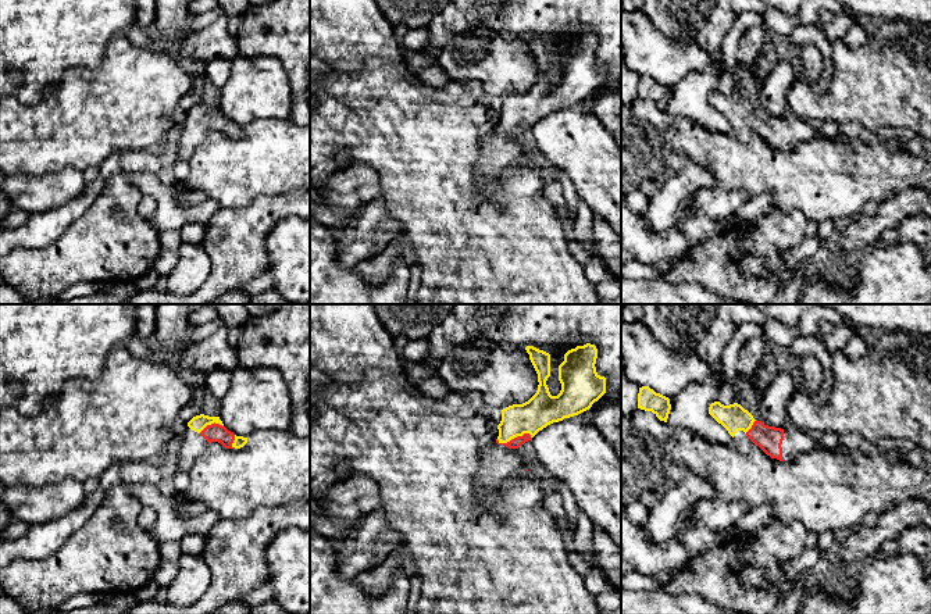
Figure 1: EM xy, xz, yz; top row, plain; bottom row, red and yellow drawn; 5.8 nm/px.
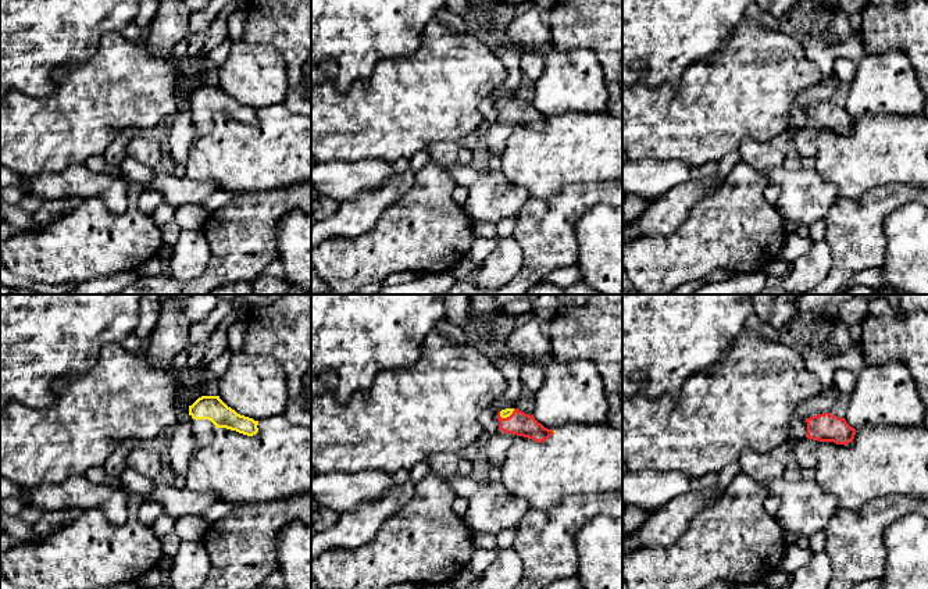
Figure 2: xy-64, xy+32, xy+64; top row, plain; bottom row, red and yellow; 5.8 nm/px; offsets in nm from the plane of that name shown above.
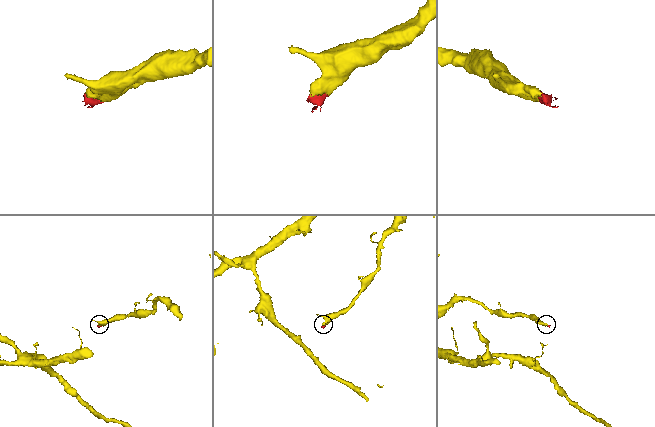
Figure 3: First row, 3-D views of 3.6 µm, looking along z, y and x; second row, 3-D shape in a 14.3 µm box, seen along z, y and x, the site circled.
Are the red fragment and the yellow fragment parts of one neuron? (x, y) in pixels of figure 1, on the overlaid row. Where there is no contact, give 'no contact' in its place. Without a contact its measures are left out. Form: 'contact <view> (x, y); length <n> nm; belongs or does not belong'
contact xz (514, 438); length 200 nm; belongs

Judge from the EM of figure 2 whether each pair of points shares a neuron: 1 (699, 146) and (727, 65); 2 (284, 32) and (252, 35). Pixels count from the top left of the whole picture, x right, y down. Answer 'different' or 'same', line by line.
1: same
2: same

